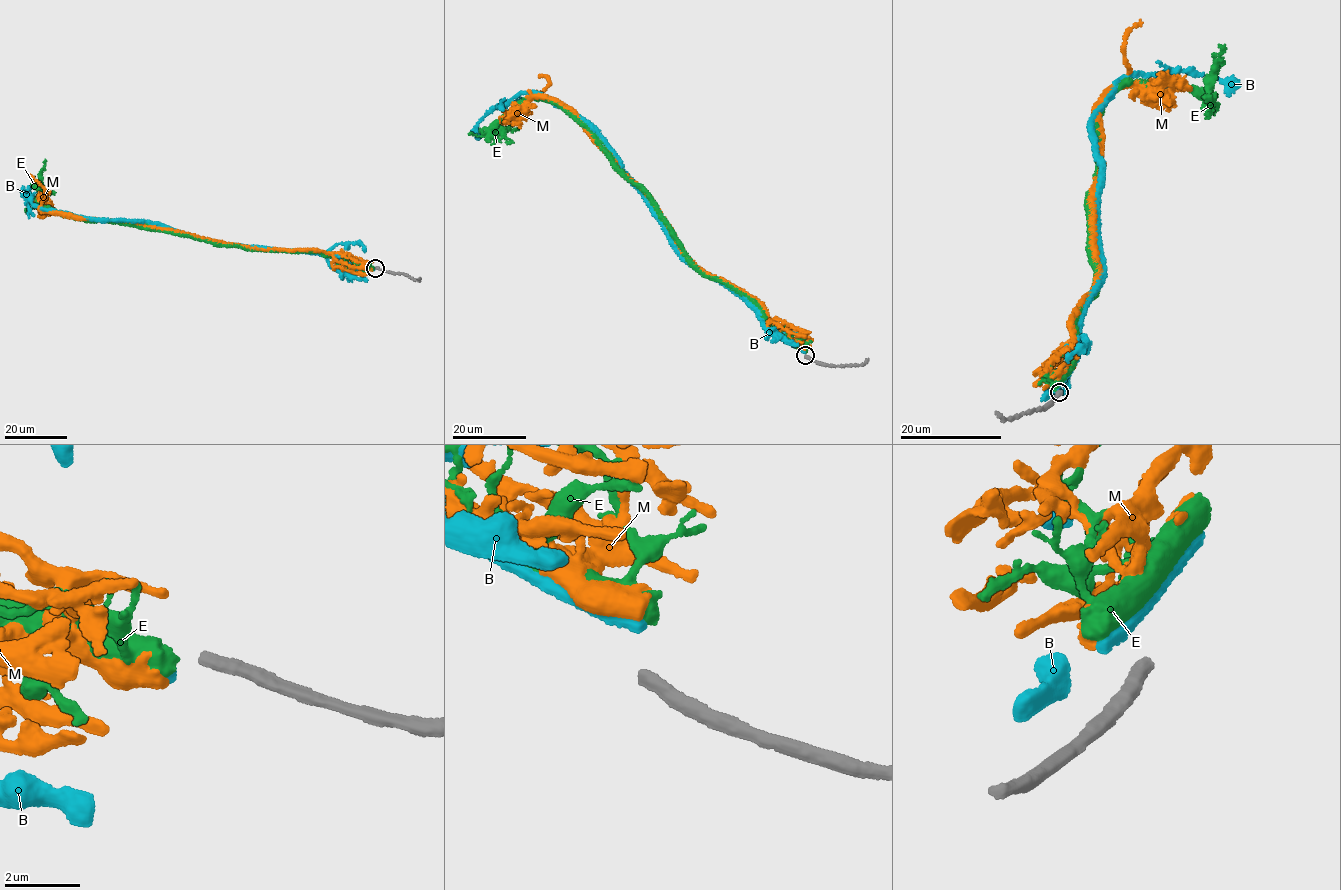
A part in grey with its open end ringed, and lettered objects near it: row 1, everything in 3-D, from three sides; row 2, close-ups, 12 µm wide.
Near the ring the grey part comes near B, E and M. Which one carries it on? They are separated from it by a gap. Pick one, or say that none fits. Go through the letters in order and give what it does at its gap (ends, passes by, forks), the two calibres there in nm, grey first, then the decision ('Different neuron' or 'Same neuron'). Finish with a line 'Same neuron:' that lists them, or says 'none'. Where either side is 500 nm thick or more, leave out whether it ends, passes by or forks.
B: It ends there. Thickness 360 nm (grey) against 380 nm. Same neuron
E: Thickness 360 nm (grey) against 650 nm. Different neuron
M: Thickness 360 nm (grey) against 500 nm. Different neuron
Same neuron: B

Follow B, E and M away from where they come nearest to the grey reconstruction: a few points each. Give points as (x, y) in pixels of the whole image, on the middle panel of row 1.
B: (805, 352), (774, 335), (732, 291), (681, 258), (641, 193), (578, 117), (521, 91), (477, 124), (478, 139)
E: (805, 351), (771, 332), (753, 302), (689, 262), (646, 194), (565, 109), (528, 97), (492, 128), (520, 127)
M: (805, 350), (773, 333), (761, 306), (684, 258), (644, 192), (573, 112), (532, 95), (549, 84), (539, 75)

